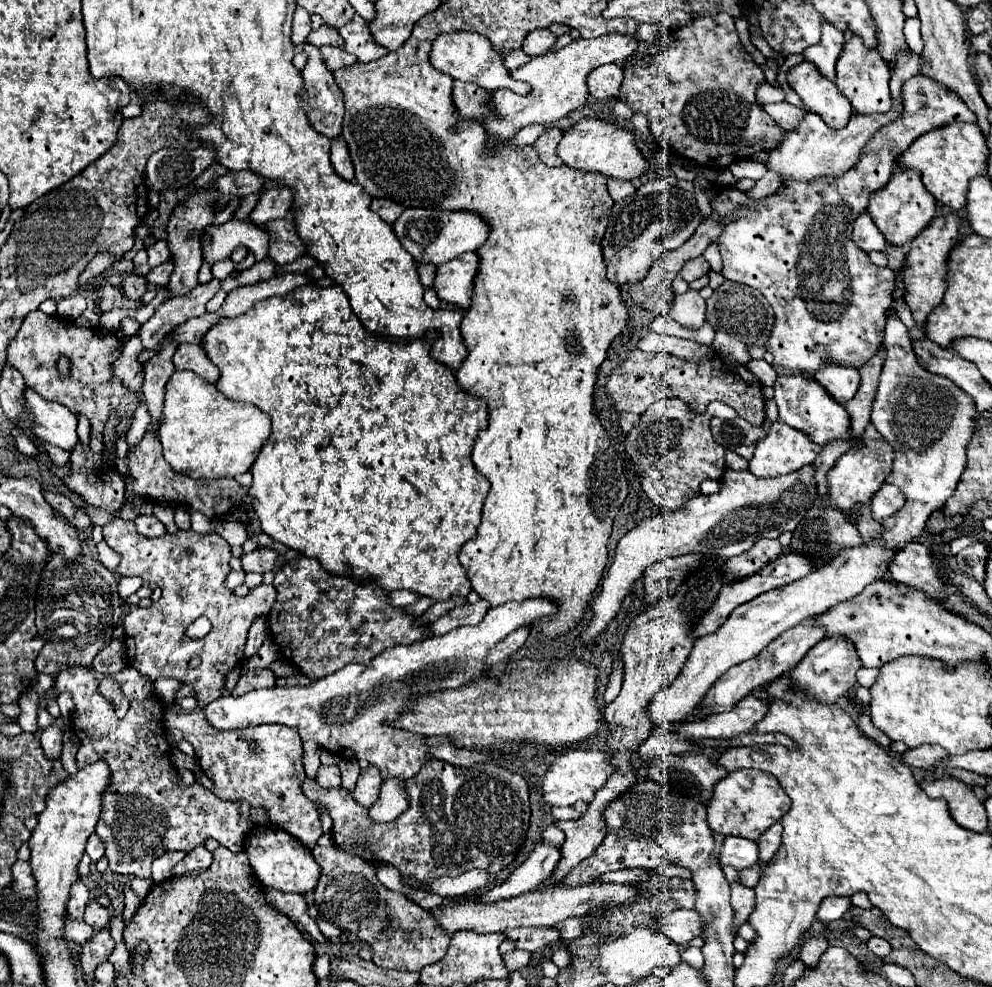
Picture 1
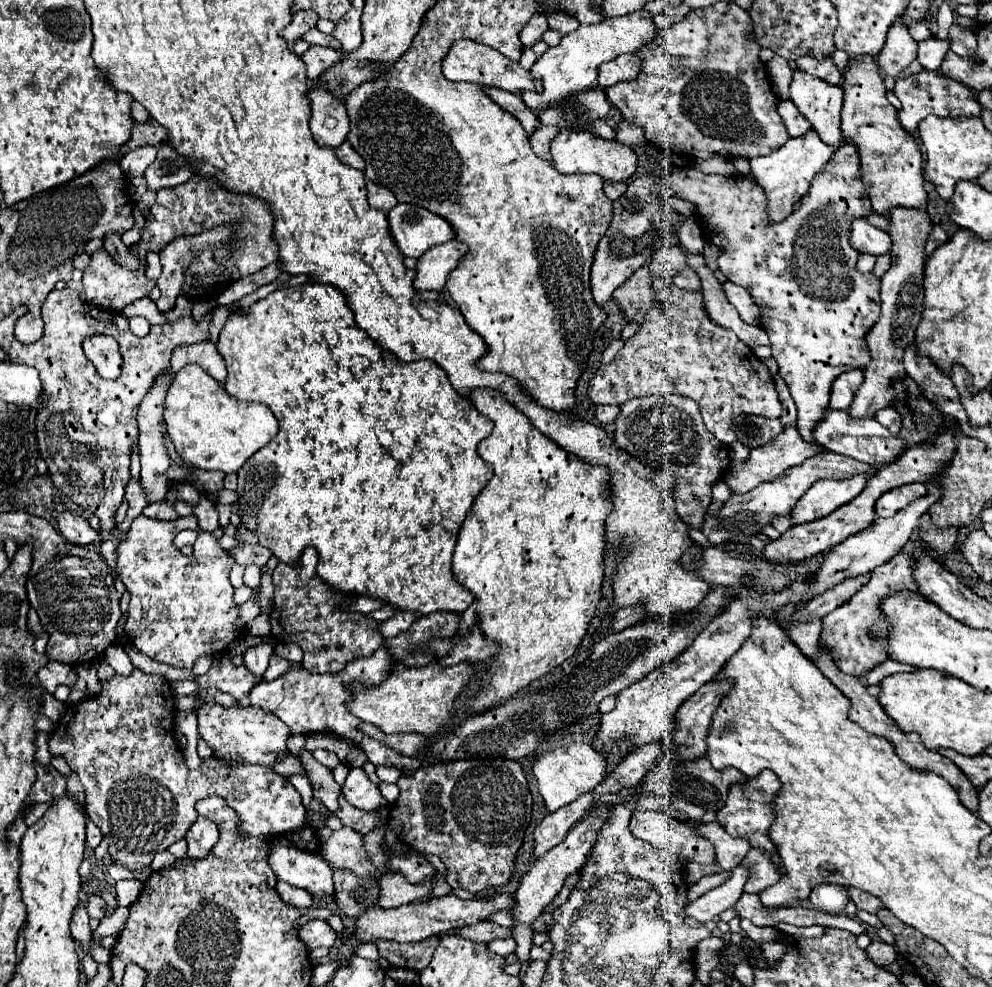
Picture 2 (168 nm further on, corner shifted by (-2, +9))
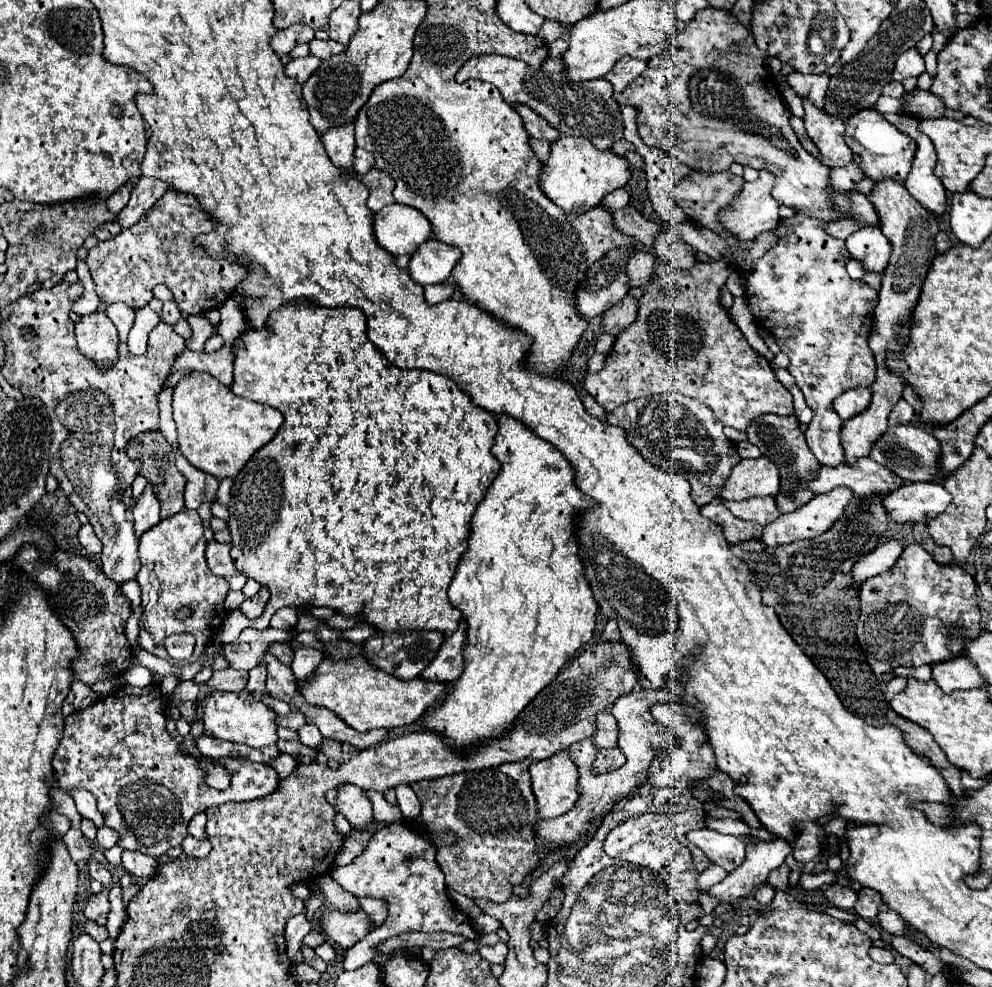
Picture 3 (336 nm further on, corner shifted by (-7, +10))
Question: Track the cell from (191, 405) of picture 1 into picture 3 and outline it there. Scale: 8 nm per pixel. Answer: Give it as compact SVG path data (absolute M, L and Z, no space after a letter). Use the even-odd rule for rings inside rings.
M193 371L175 385L173 419L177 425L179 449L185 459L217 479L235 477L283 425L283 415L277 409L237 397L229 387L201 371Z

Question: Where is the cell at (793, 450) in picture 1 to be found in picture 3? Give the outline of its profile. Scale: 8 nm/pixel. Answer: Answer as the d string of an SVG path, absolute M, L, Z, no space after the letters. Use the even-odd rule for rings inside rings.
M743 459L739 461L731 475L727 477L721 499L725 501L745 501L751 497L775 497L779 493L779 471L767 459Z

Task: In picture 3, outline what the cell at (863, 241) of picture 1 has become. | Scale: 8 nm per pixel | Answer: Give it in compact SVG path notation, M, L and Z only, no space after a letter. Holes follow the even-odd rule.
M863 227L851 233L845 239L845 247L851 259L861 261L869 273L883 273L889 263L891 247L887 237L877 227Z

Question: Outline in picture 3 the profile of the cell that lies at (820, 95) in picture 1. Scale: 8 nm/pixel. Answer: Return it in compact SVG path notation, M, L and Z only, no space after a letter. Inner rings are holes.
M803 101L805 105L805 129L811 141L817 145L821 157L819 161L833 169L833 167L845 167L853 161L853 153L845 143L845 123L835 117L827 115L823 109L817 109L813 103Z

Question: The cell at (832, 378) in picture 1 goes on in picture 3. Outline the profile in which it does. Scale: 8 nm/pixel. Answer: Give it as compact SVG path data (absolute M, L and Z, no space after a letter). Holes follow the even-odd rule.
M857 387L841 393L833 401L833 409L841 419L851 419L853 415L863 413L869 407L869 403L871 403L871 391L867 387Z

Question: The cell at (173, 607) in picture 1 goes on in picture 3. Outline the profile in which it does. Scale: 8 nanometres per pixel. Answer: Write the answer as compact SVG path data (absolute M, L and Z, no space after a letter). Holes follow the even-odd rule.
M183 509L179 515L171 515L163 519L159 525L155 525L147 535L139 539L139 559L141 559L141 571L137 575L137 583L141 587L141 599L143 599L143 617L139 623L139 645L141 649L173 661L163 641L165 637L173 633L193 633L197 639L195 651L191 659L181 661L181 665L197 661L197 657L203 653L205 645L211 641L215 629L225 617L223 601L229 591L229 583L223 577L217 577L209 571L205 561L205 537L203 537L203 523L197 511ZM181 607L193 607L193 615L185 621L175 619L175 611Z

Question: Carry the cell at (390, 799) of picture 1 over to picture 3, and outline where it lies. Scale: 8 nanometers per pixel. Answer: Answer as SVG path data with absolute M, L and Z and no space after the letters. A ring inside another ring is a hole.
M361 899L361 909L369 913L369 921L373 923L373 927L379 927L387 917L385 913L387 907L383 907L383 901L377 901L377 899Z

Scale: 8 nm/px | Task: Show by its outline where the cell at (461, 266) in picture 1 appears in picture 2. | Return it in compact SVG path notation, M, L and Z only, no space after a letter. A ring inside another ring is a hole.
M460 240L430 248L430 252L418 258L414 288L416 290L442 290L446 286L450 272L458 268L466 252L468 252L468 246Z

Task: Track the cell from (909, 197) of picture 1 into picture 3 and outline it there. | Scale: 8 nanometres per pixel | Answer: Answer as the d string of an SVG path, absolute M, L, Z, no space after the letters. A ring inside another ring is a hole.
M863 109L857 115L853 115L847 121L845 139L847 139L847 145L853 149L853 153L861 155L861 159L863 159L861 167L867 177L871 177L873 181L891 177L891 179L897 179L903 183L903 179L907 177L907 171L911 169L911 159L915 157L915 141L911 137L903 135L891 123L887 123L881 117L881 113L877 113L875 109Z

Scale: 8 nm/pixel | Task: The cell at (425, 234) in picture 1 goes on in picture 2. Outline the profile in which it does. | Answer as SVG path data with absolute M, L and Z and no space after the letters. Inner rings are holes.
M396 204L388 214L388 222L398 248L410 258L420 258L430 248L456 240L456 232L446 218L420 206Z

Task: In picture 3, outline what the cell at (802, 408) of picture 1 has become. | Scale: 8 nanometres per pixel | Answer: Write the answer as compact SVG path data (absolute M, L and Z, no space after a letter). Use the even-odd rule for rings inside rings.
M909 425L889 426L887 433L873 445L871 459L885 465L893 473L897 473L905 481L935 481L941 483L939 473L939 441L931 435L931 431L923 427L909 427Z

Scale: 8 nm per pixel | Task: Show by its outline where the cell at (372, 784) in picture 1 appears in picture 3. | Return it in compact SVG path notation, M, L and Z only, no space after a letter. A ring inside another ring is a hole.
M343 785L337 789L337 799L335 799L335 811L341 813L351 829L361 831L373 821L373 809L371 801L363 795L363 789L357 785Z

